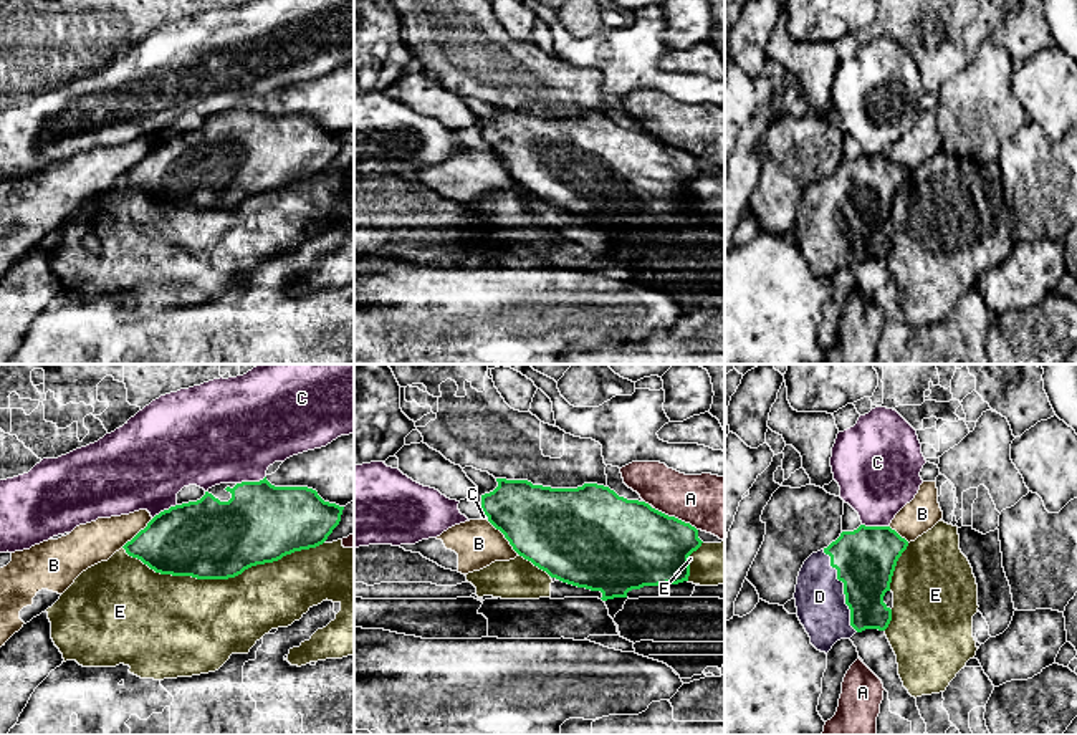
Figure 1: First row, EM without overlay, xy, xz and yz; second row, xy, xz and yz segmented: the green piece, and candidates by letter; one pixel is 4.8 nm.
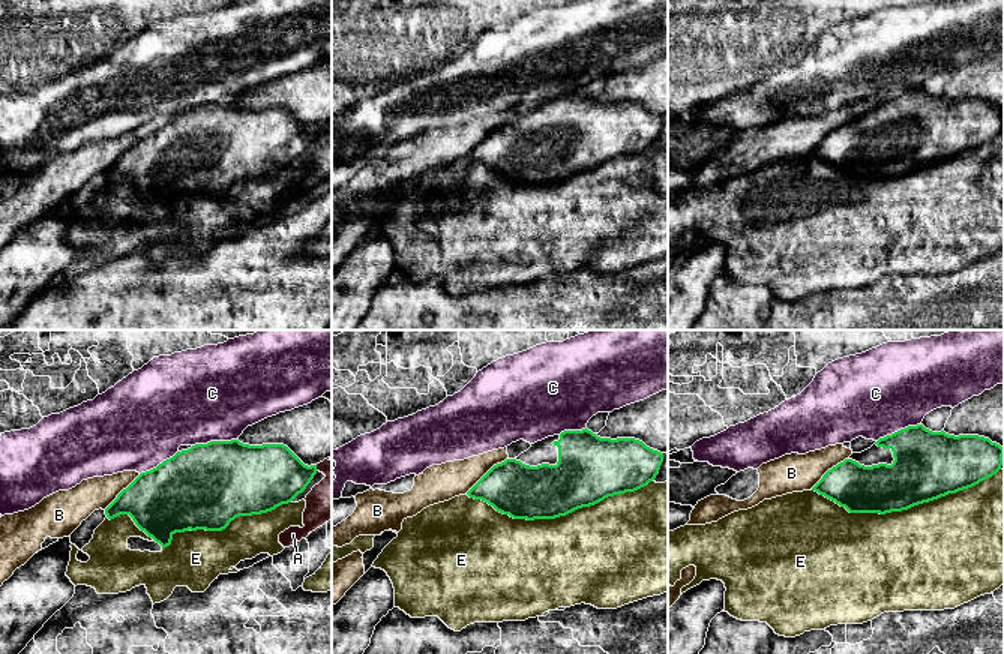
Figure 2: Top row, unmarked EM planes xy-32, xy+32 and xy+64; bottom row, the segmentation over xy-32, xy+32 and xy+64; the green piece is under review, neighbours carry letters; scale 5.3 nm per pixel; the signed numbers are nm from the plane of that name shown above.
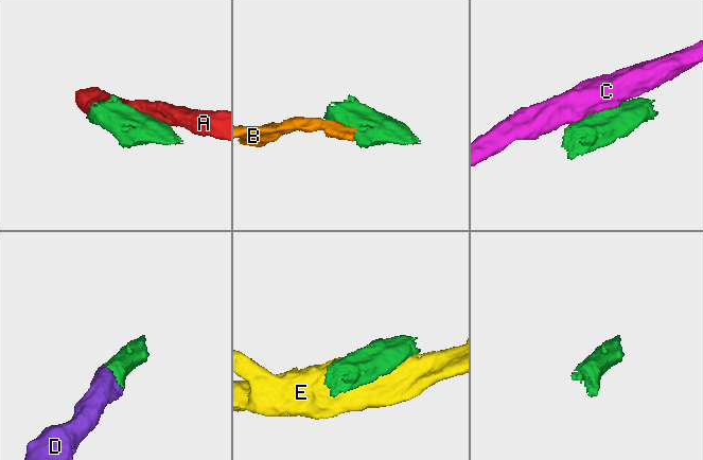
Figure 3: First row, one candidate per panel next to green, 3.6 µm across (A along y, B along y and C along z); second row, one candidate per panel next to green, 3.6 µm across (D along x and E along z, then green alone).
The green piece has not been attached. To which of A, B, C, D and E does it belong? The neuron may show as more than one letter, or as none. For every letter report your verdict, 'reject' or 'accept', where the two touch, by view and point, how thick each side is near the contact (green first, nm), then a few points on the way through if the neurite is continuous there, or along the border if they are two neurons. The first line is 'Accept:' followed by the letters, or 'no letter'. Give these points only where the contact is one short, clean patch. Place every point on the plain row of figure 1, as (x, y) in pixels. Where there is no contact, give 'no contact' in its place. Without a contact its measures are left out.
Accept: D
A: reject; contact xz (674, 146); calibres 420 and 280 nm
B: reject; contact xz (505, 166); calibres 400 and 220 nm
C: reject; contact xy (250, 111); calibres 380 and 480 nm
D: accept; contact yz (844, 220); calibres 300 and 240 nm
E: reject; contact xy (222, 207); calibres 380 and 440 nm

